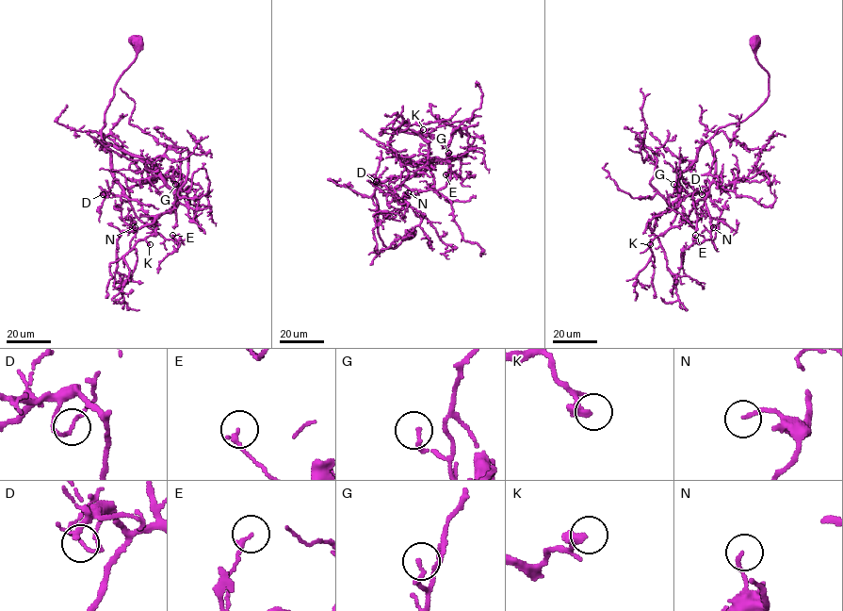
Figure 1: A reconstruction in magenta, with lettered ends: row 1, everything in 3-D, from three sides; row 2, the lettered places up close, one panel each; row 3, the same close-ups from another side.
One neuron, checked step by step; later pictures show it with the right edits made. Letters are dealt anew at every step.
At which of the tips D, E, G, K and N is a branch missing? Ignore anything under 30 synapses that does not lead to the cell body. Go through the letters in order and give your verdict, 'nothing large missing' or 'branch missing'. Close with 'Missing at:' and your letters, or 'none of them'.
D: nothing large missing
E: nothing large missing
G: nothing large missing
K: nothing large missing
N: nothing large missing
Missing at: none of them

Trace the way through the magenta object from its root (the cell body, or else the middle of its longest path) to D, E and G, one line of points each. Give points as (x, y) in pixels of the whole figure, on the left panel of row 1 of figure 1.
D: (137, 41), (137, 57), (116, 82), (101, 130), (113, 178), (122, 193), (103, 194)
E: (137, 41), (101, 138), (136, 216), (178, 242), (172, 235)
G: (137, 41), (137, 57), (116, 82), (114, 95), (105, 112), (102, 142), (140, 156), (174, 191), (175, 184)

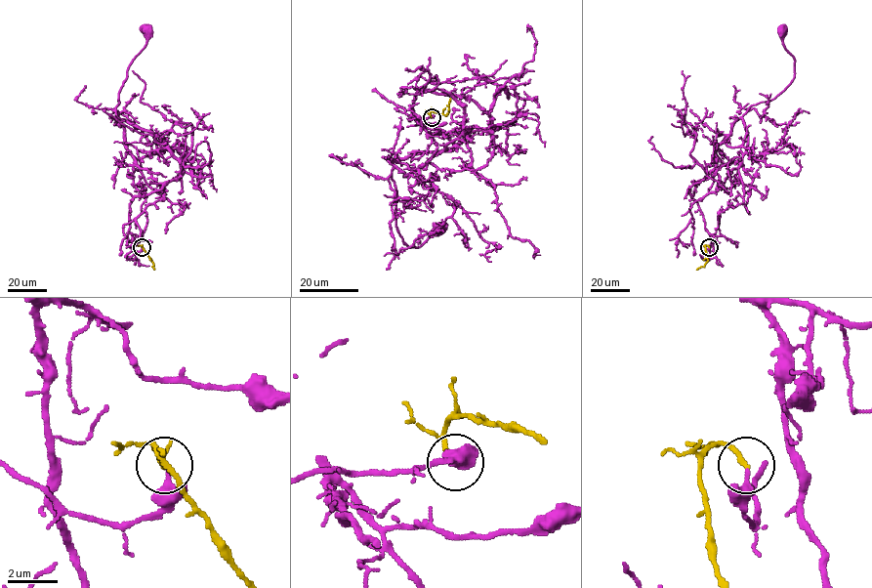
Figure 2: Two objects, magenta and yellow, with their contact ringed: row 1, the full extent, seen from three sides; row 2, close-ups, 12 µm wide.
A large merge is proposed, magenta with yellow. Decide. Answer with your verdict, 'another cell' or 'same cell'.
same cell

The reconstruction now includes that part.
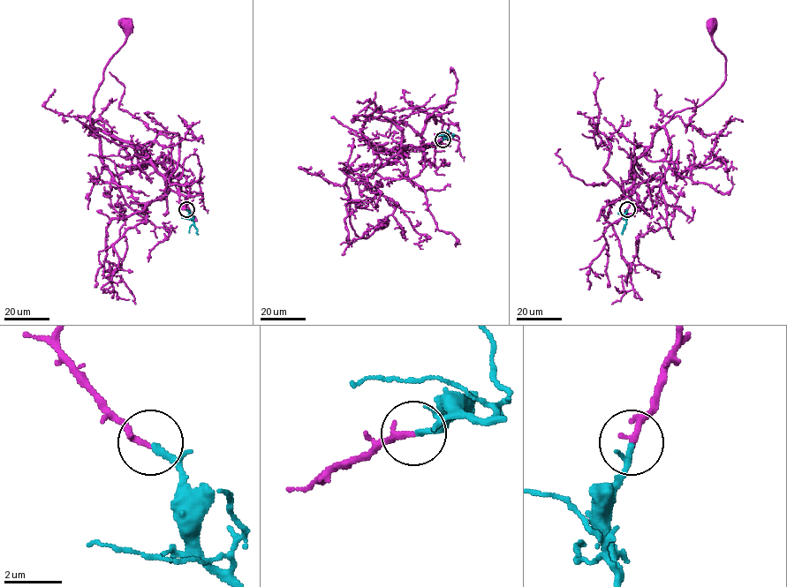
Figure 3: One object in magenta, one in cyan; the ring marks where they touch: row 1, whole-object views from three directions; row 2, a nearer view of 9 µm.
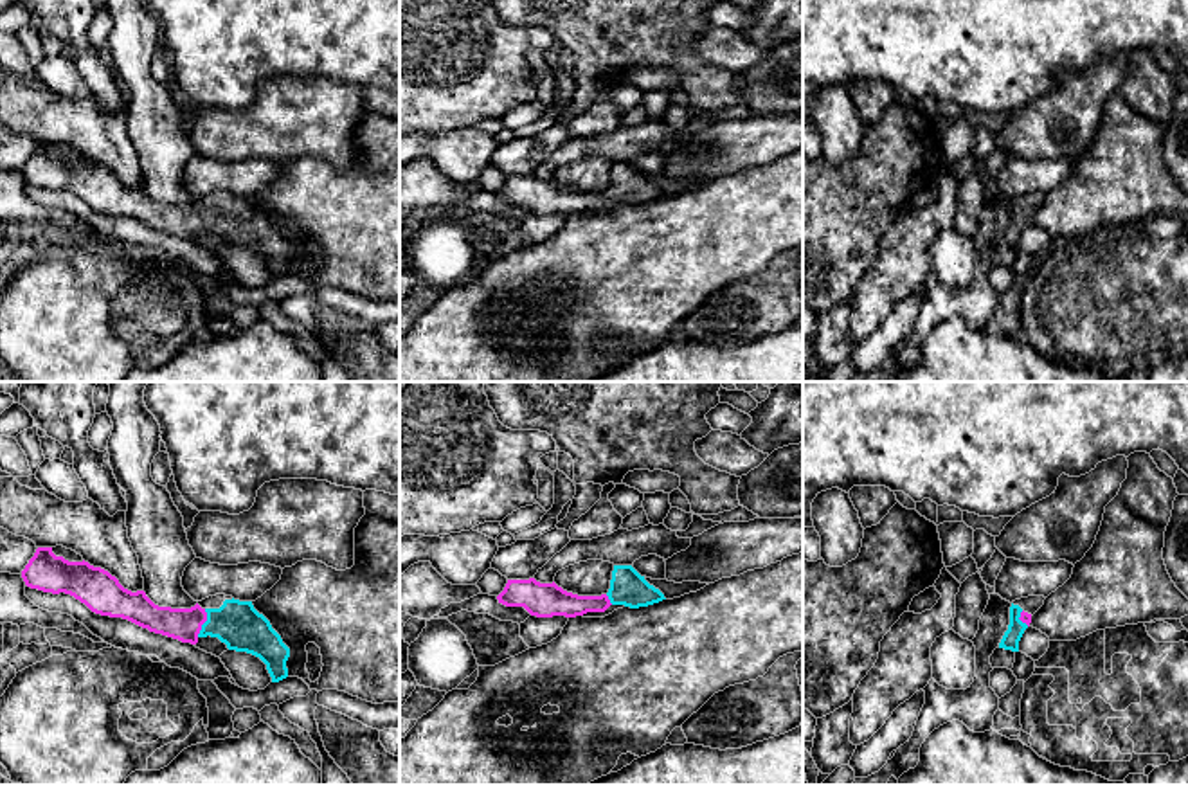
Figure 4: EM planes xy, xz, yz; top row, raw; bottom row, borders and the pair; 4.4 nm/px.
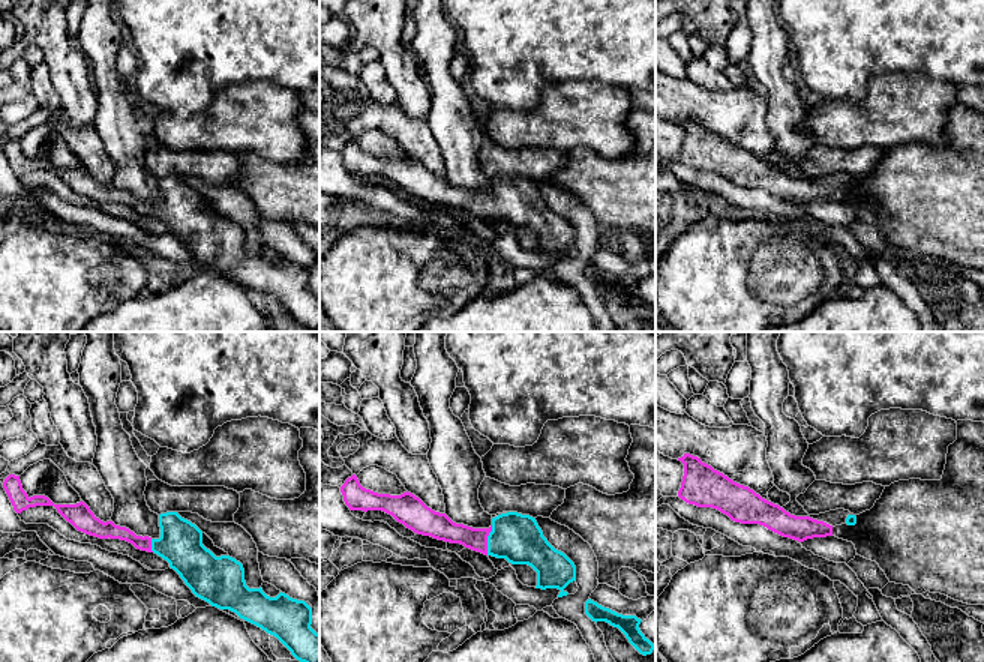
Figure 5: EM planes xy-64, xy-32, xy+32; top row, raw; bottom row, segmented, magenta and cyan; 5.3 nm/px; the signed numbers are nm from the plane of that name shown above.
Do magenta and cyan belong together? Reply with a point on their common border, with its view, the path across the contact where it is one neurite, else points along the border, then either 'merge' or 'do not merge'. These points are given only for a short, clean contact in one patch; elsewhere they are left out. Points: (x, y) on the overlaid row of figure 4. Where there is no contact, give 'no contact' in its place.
meets magenta in xy at (202, 623); runs through xy (180, 623), (202, 623), (236, 623); merge

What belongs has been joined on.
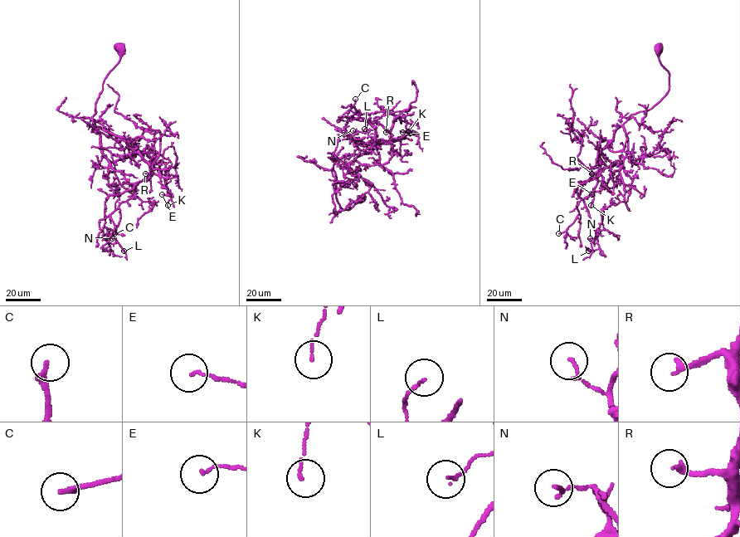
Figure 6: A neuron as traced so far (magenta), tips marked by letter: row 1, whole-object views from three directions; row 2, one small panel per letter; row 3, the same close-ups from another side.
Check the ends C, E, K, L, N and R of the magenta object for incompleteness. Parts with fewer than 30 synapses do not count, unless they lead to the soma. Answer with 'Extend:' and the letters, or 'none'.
Extend: C, R

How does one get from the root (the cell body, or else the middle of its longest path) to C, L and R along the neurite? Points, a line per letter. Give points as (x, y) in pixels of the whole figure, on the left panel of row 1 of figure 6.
C: (121, 47), (120, 61), (104, 80), (92, 117), (102, 154), (134, 189), (134, 197), (110, 215), (114, 233)
L: (121, 47), (92, 123), (125, 139), (150, 170), (104, 202), (103, 237), (115, 238), (124, 251)
R: (121, 47), (120, 61), (104, 80), (95, 103), (93, 126), (125, 139), (148, 163), (150, 173), (145, 173)

